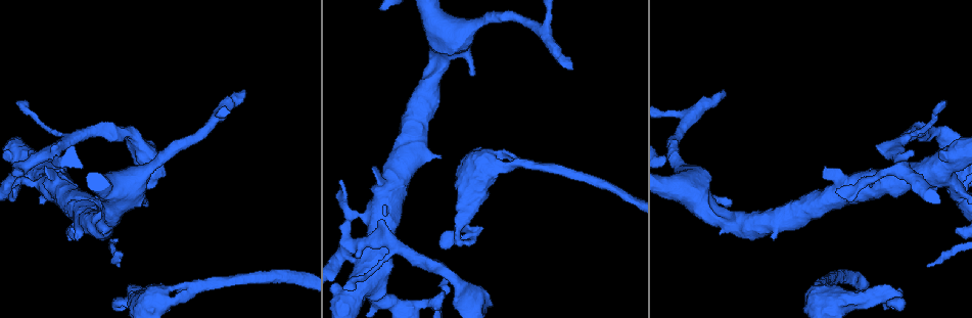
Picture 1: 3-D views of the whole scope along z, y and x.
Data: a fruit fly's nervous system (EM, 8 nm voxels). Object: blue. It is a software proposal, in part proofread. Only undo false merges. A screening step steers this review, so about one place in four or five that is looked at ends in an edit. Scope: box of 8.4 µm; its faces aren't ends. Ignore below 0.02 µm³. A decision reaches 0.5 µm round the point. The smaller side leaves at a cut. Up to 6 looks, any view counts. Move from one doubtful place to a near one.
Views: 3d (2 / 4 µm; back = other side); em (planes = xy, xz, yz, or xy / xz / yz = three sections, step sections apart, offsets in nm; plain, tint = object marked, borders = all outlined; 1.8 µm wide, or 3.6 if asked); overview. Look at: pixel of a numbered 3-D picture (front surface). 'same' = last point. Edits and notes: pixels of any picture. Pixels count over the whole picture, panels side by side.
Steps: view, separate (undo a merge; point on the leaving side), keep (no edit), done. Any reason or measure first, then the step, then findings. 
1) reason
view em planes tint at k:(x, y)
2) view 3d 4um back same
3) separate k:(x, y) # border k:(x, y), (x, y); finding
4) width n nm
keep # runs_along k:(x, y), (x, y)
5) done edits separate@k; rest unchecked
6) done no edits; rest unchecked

calibre changes
view 3d 4um at 1:(436, 25)

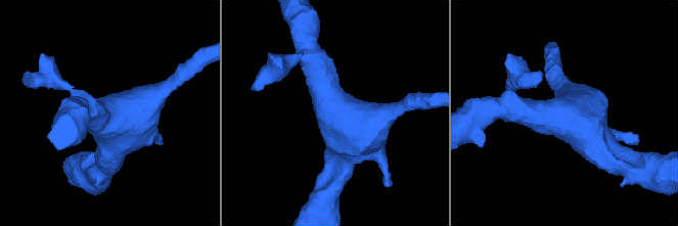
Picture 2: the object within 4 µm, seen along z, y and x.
shape alone is not enough
view em 3.6um planes plain at 2:(561, 116)

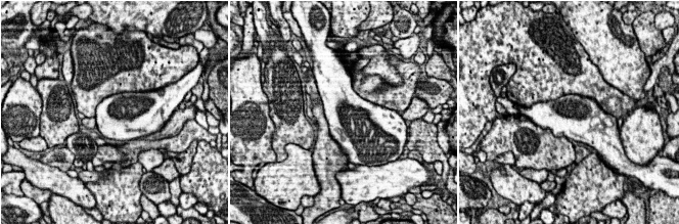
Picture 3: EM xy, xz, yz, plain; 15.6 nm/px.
view em 3.6um planes tint same

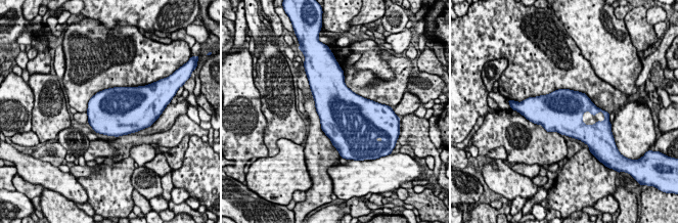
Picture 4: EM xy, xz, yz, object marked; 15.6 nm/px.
keep # all the same neuron

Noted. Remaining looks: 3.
sudden change in width
view em yz step 8 tint at 1:(512, 156)

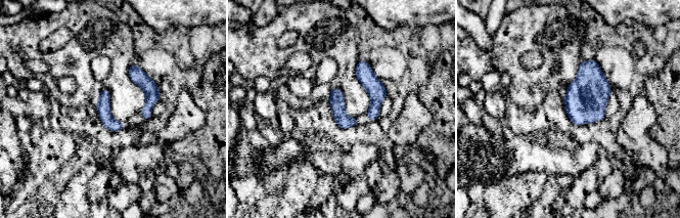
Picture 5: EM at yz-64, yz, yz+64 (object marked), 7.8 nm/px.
view em planes borders same

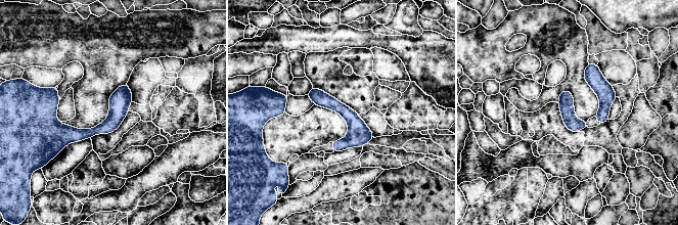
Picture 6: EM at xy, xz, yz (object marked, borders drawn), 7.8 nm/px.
width 120 nm
keep # continuous, no second neuron

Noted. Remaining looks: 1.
done no edits; rest unchecked

